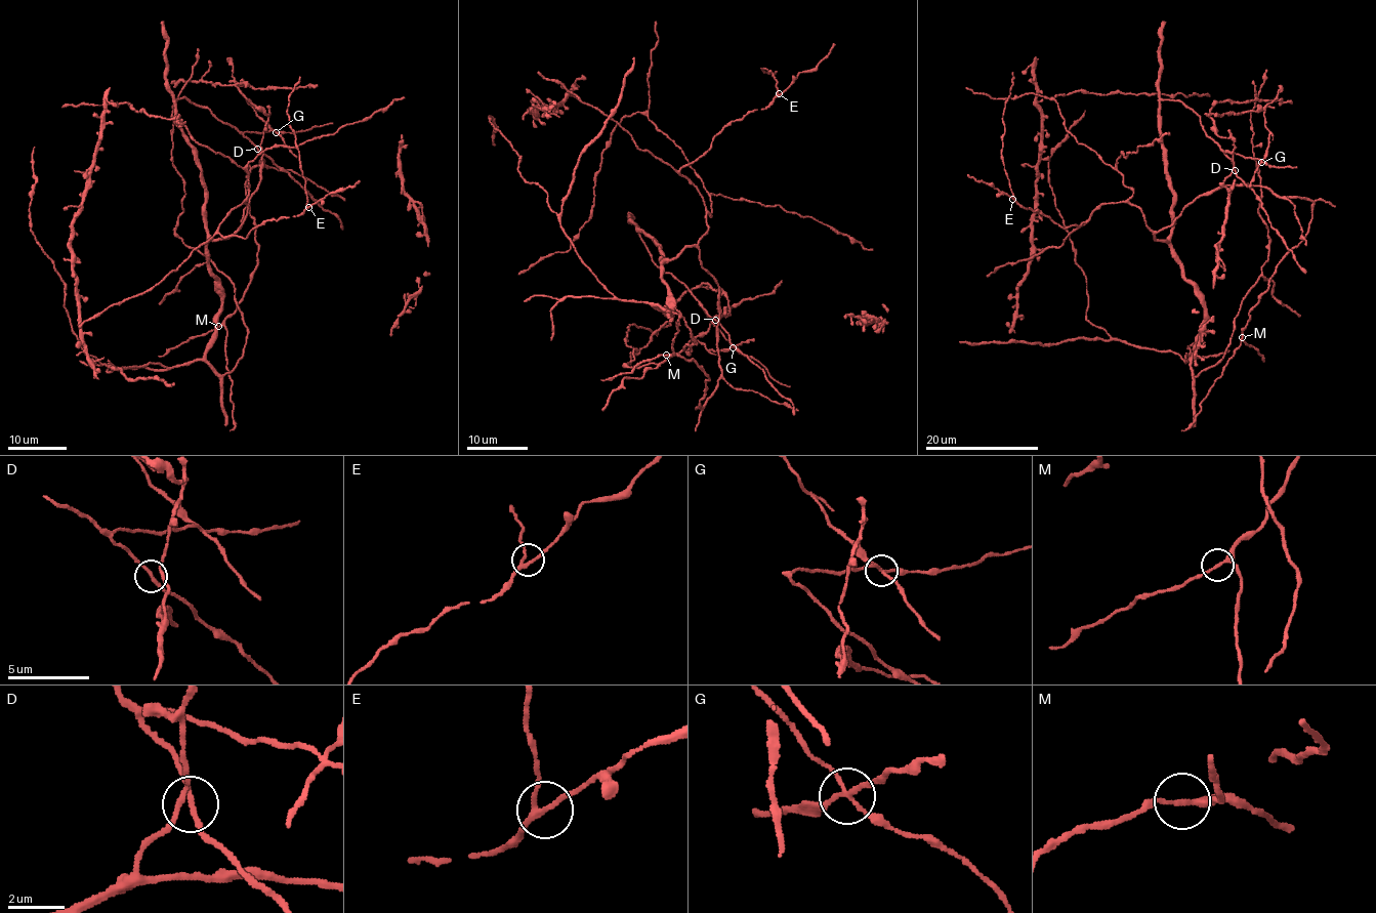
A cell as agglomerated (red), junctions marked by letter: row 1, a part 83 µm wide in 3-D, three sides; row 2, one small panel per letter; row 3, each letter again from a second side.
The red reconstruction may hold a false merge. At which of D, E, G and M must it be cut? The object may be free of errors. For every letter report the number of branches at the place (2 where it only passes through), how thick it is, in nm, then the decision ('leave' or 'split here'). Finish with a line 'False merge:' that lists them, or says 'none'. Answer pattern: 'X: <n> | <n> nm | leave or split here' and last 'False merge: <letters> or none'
D: 4 | 160 nm | leave
E: 3 | 180 nm | leave
G: 4 | 160 nm | split here
M: 3 | 180 nm | leave
False merge: G

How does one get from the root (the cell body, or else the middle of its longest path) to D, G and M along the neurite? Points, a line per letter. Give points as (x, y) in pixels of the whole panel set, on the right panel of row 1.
D: (1182, 270), (1171, 245), (1155, 238), (1155, 235), (1167, 229), (1198, 197), (1216, 191), (1235, 170)
G: (1182, 270), (1171, 245), (1155, 235), (1167, 229), (1198, 197), (1216, 191), (1235, 170), (1226, 152), (1262, 162)
M: (1182, 270), (1171, 245), (1155, 235), (1202, 195), (1261, 184), (1314, 203), (1306, 237), (1278, 265), (1242, 337)

